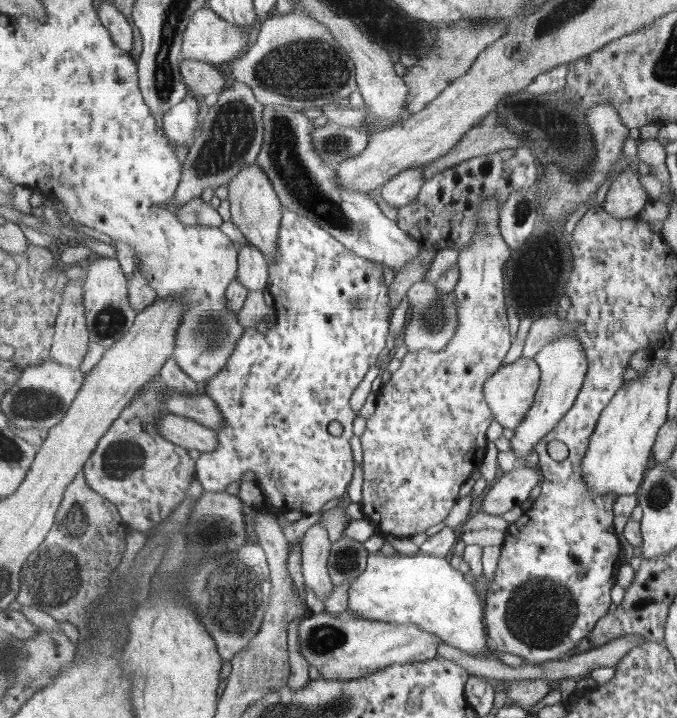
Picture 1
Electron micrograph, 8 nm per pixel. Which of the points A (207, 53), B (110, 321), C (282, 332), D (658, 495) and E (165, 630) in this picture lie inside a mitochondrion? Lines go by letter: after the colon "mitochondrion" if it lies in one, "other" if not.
A: other
B: mitochondrion
C: other
D: mitochondrion
E: other

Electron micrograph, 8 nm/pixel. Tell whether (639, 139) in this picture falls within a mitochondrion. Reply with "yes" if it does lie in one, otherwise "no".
no

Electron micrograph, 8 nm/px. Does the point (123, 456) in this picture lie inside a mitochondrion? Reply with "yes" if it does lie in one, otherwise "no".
yes

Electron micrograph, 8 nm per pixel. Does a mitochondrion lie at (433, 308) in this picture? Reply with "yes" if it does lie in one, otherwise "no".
yes

